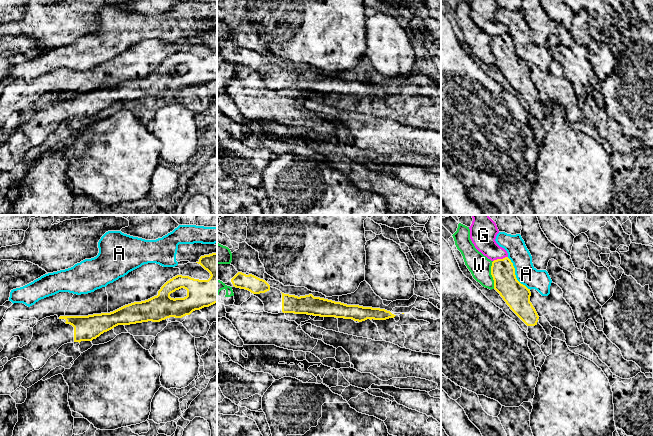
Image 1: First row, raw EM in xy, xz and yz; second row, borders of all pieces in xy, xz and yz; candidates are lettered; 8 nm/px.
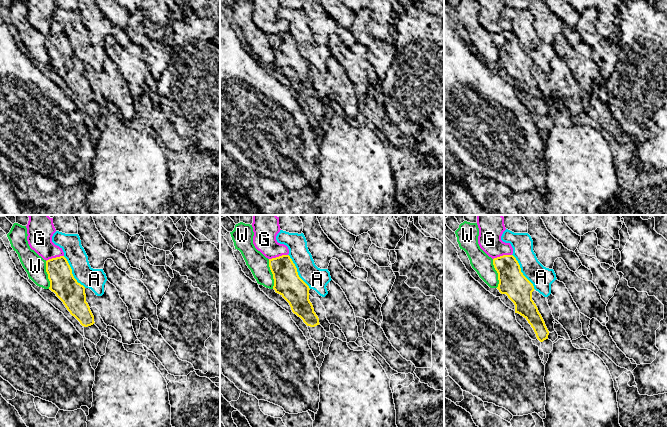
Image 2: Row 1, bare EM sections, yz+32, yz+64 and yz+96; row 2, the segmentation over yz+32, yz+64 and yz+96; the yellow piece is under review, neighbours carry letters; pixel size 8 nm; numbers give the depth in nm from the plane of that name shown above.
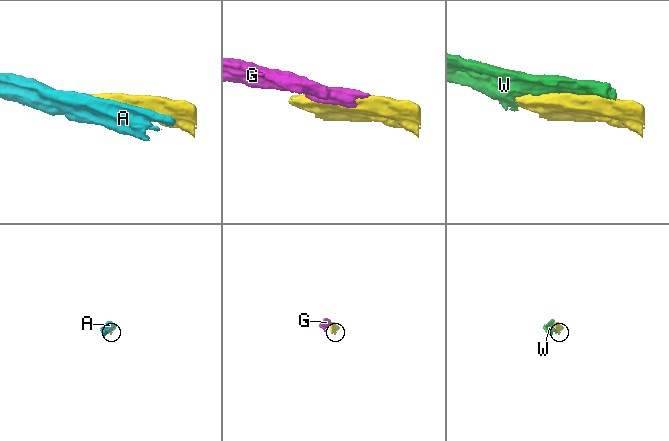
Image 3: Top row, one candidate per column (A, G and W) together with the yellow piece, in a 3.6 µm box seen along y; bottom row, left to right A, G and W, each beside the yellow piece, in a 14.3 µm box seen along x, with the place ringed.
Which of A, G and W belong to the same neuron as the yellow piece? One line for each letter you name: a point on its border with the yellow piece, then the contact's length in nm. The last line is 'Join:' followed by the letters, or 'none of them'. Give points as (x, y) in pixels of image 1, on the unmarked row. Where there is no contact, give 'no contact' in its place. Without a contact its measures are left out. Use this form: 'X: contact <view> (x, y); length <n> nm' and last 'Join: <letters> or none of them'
Join: none of them

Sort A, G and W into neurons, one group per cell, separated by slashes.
A / G / W

